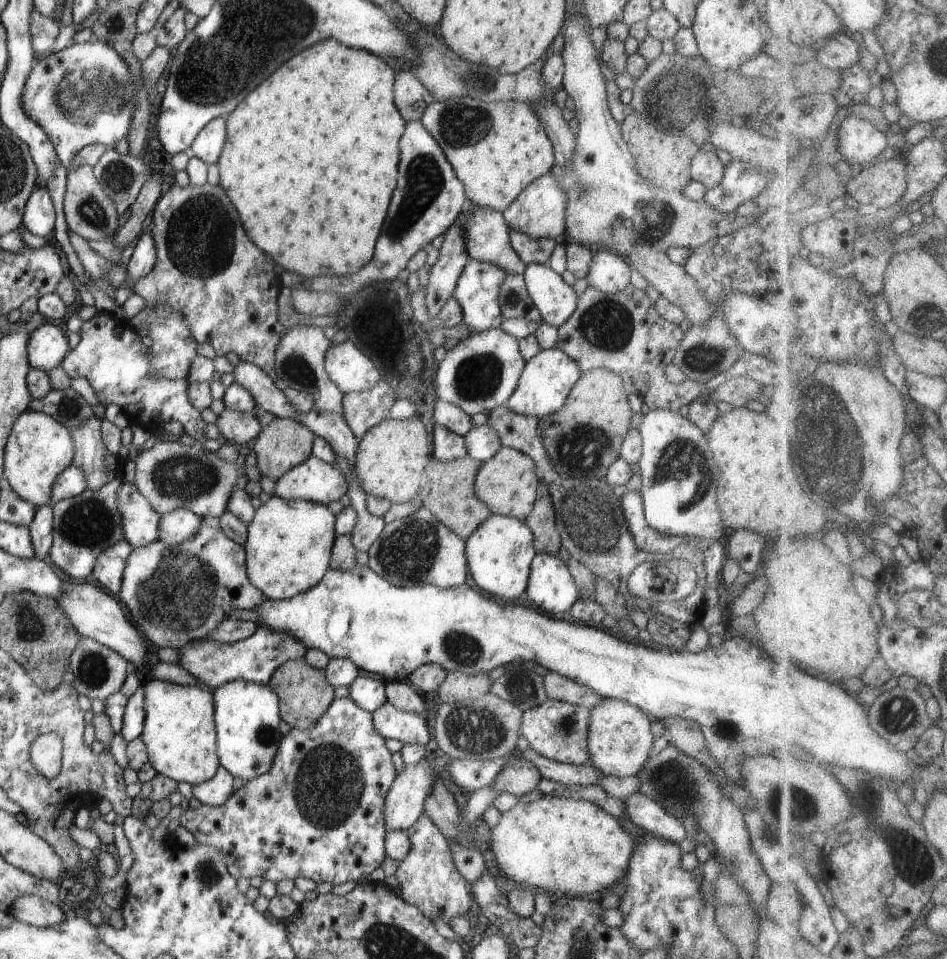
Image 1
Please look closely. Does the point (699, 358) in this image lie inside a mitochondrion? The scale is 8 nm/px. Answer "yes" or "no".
yes

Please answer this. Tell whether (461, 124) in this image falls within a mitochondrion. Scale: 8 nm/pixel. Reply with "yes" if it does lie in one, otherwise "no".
yes

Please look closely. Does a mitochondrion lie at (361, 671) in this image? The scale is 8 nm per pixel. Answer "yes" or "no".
no

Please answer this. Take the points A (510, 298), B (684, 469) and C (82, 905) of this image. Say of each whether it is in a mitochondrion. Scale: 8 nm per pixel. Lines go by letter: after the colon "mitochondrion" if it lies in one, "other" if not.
A: mitochondrion
B: mitochondrion
C: other

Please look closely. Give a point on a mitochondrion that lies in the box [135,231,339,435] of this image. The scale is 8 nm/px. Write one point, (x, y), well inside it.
(299, 372)

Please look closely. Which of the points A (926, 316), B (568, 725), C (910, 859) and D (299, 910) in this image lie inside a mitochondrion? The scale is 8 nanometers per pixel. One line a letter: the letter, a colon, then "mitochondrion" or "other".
A: mitochondrion
B: mitochondrion
C: mitochondrion
D: other

